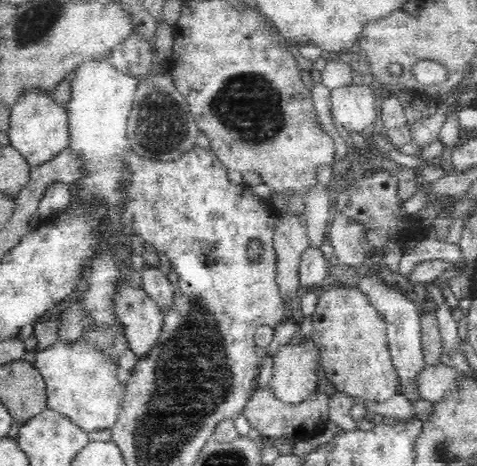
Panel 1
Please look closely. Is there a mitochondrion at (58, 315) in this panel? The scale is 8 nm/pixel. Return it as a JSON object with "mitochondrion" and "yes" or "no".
{"mitochondrion":"no"}

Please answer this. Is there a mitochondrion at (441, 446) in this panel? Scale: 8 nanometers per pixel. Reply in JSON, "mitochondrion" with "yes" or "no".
{"mitochondrion":"yes"}

